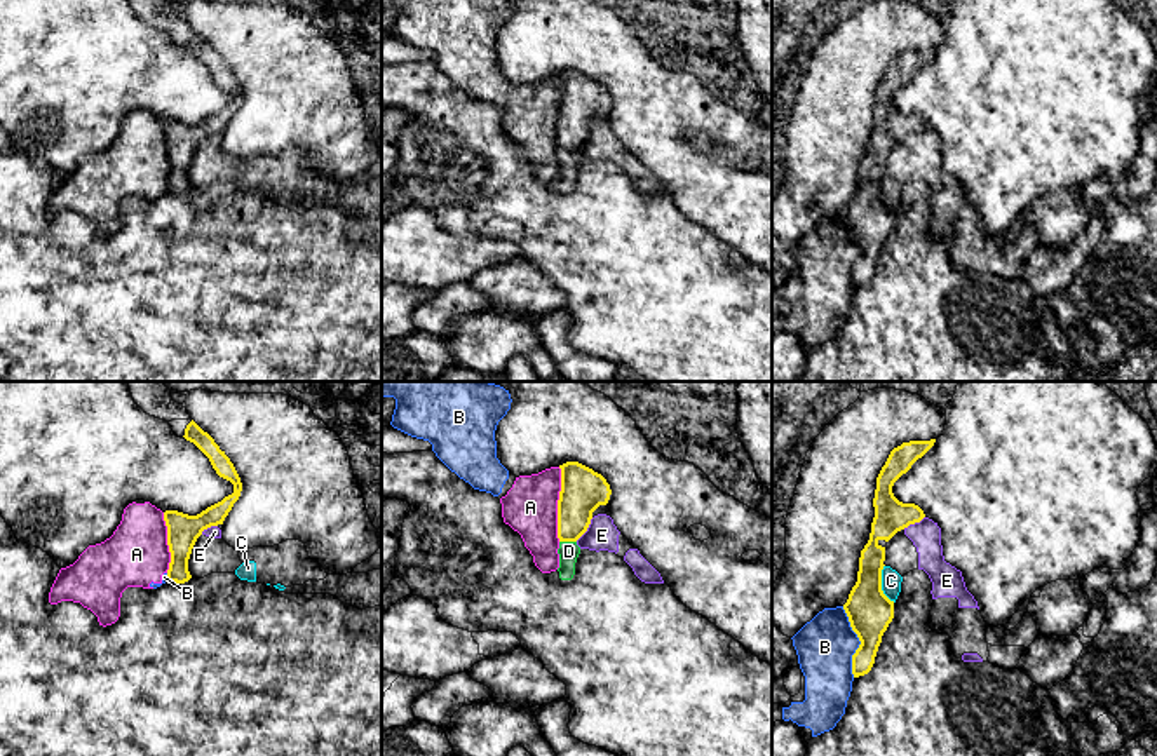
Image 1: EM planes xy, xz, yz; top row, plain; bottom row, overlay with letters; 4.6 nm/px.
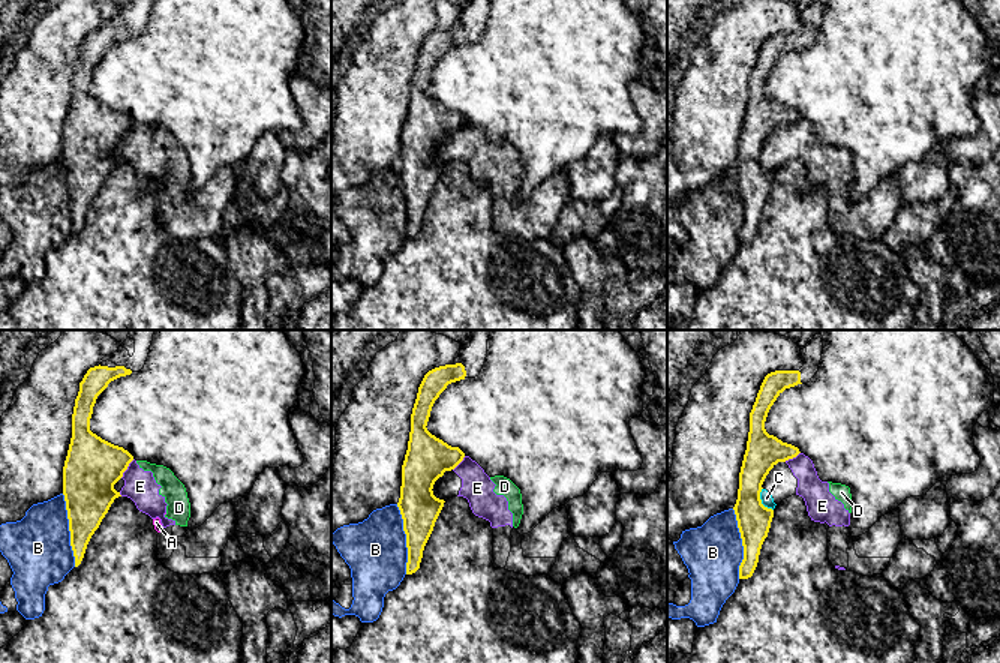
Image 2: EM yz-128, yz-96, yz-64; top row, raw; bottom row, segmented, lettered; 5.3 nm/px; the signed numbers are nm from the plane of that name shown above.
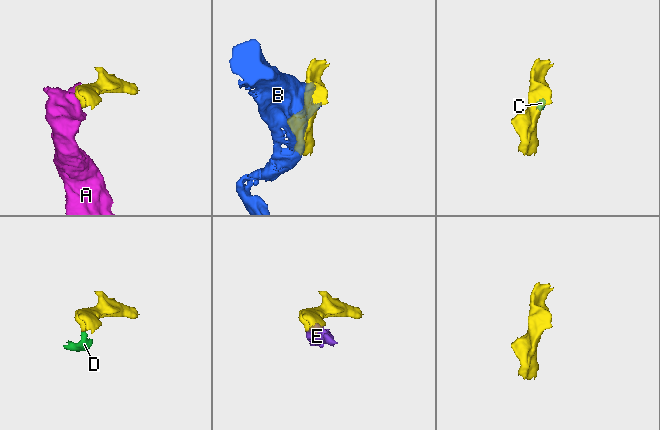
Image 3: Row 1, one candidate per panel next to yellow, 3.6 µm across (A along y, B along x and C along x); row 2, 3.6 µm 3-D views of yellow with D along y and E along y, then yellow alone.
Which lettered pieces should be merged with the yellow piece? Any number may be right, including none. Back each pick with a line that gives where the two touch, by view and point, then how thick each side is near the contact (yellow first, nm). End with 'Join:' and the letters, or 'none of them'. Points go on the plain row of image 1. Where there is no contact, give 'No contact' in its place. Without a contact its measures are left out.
Join: none of them

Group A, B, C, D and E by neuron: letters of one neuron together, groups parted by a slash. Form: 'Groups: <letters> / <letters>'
Groups: A B / C D E

